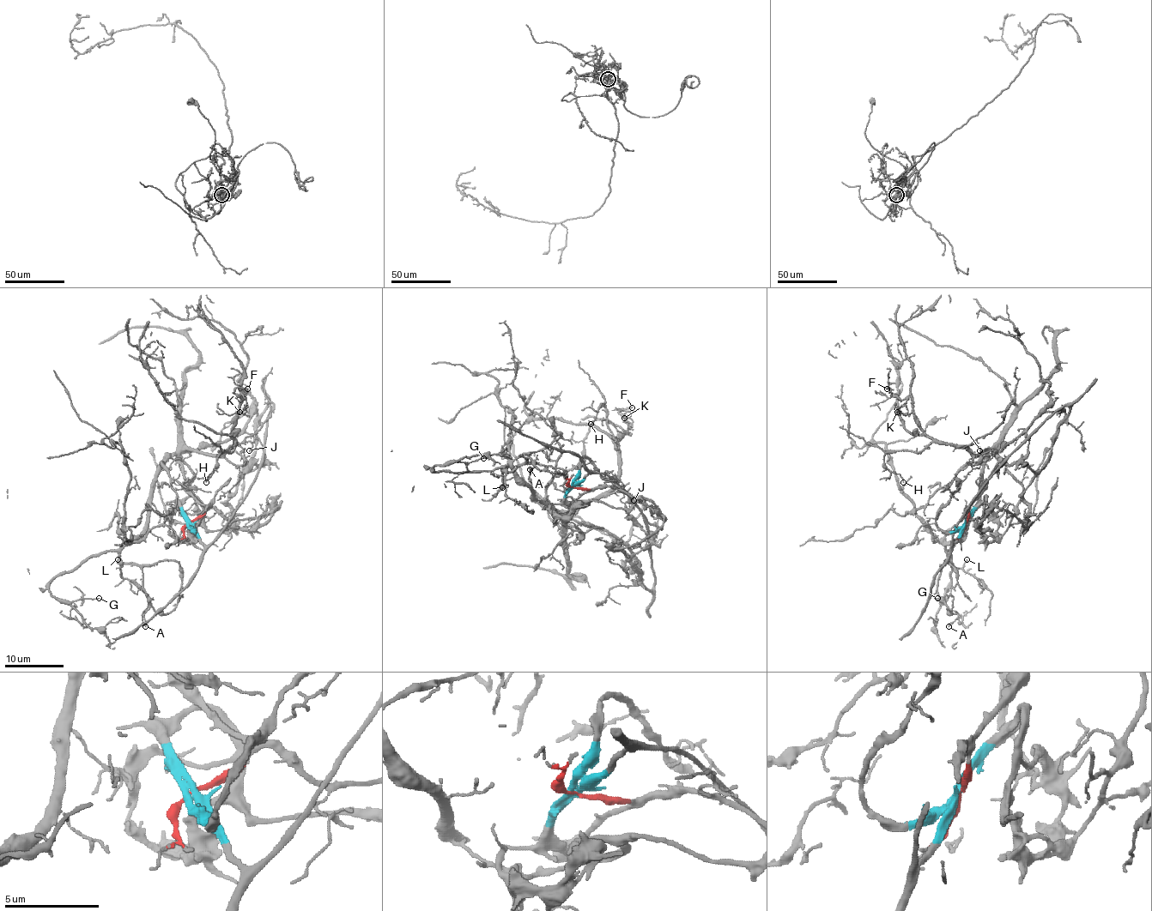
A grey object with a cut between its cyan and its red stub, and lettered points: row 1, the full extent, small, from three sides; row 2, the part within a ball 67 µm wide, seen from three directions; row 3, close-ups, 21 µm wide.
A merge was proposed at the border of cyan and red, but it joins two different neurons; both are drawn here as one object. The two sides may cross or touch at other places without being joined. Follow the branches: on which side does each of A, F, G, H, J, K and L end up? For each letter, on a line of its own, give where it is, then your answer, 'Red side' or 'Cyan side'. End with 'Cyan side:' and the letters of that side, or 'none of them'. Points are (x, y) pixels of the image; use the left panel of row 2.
A: Place: (145, 626). Red side
F: Place: (247, 389). Red side
G: Place: (99, 598). Red side
H: Place: (206, 482). Red side
J: Place: (249, 450). Red side
K: Place: (239, 412). Red side
L: Place: (118, 559). Red side
Cyan side: none of them

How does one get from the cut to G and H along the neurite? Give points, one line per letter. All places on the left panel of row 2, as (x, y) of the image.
G: (189, 522), (206, 508), (173, 455), (158, 475), (146, 527), (49, 586), (69, 602), (99, 598)
H: (189, 522), (206, 508), (185, 483), (181, 455), (222, 454), (234, 442), (231, 452), (218, 455), (206, 481)

